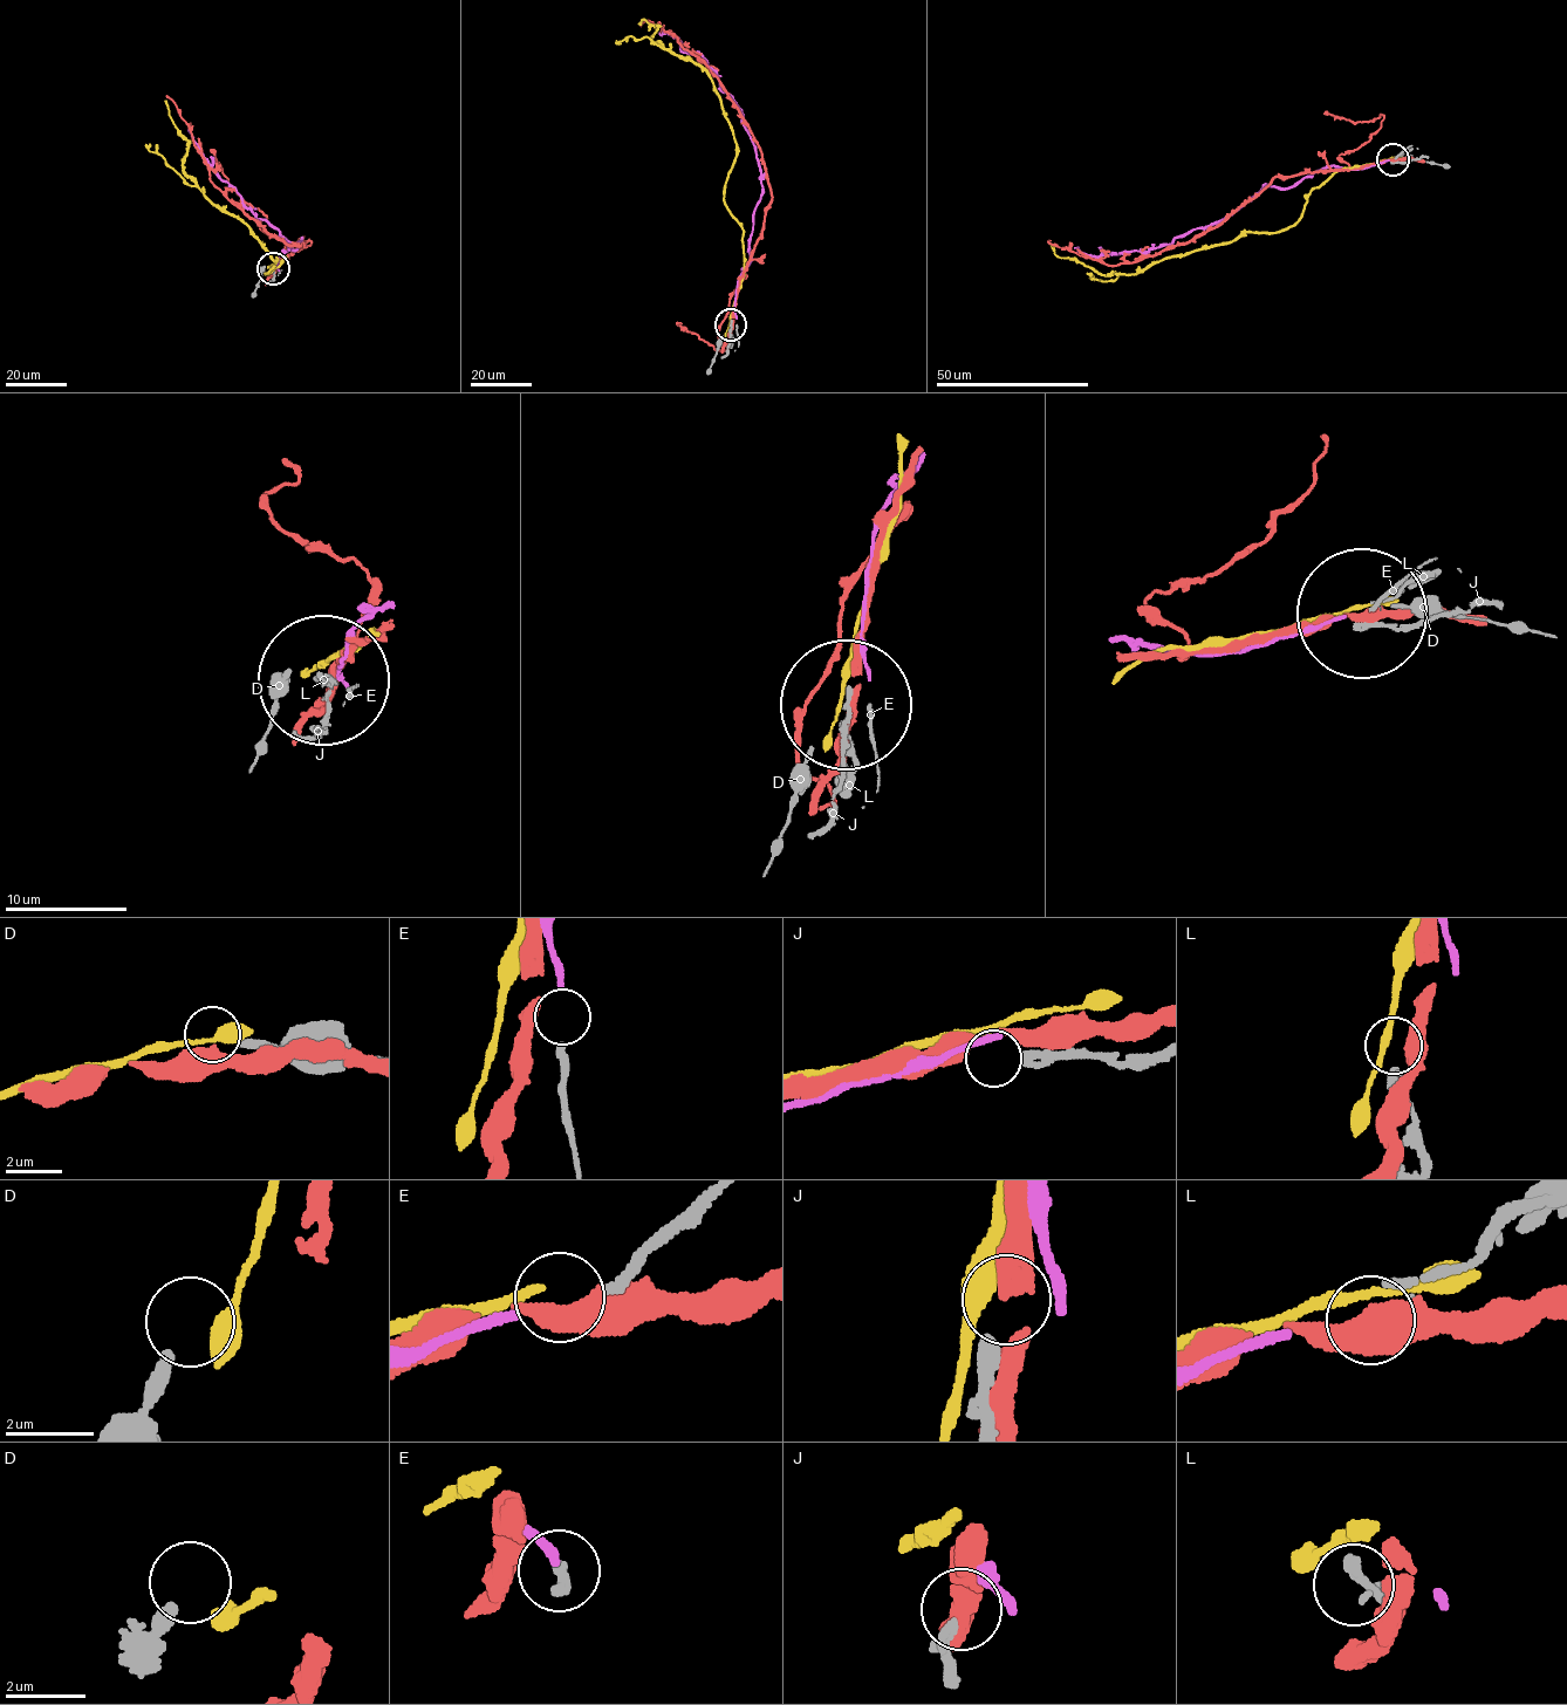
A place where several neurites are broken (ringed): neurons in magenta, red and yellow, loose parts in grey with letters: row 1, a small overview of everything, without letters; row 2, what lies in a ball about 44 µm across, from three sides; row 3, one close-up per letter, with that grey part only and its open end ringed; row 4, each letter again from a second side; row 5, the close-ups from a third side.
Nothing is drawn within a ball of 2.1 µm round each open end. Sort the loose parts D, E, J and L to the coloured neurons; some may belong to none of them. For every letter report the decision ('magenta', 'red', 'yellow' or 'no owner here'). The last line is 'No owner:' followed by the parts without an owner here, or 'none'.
D: no owner here
E: magenta
J: no owner here
L: no owner here
No owner: D, J, L

